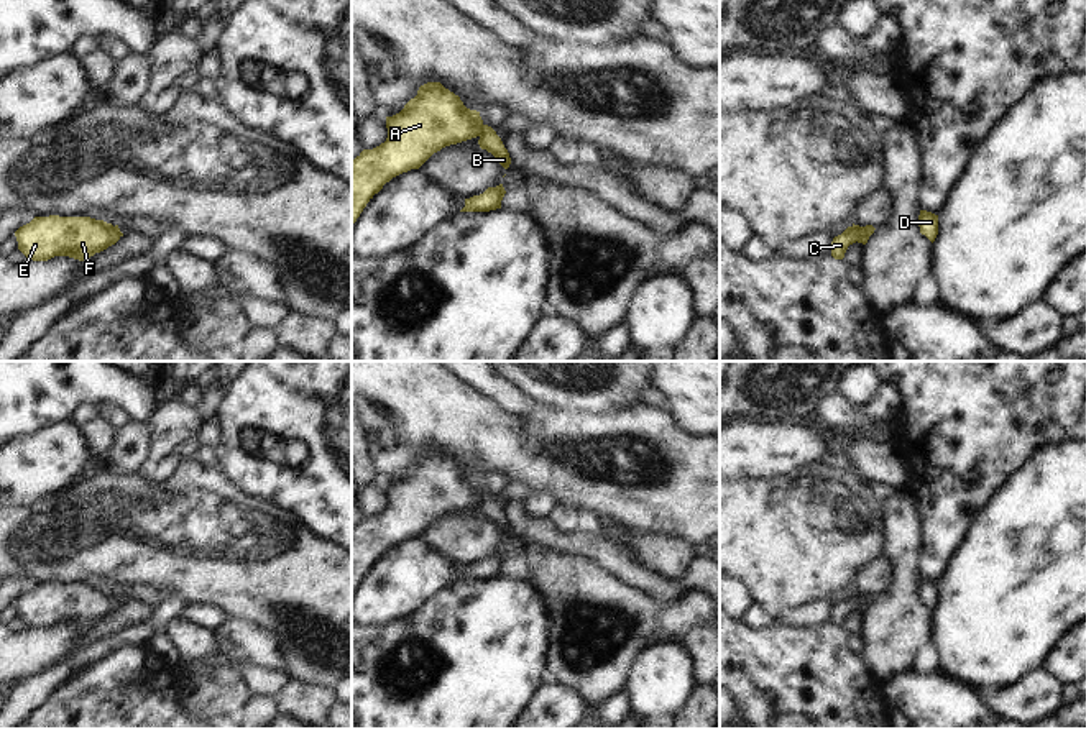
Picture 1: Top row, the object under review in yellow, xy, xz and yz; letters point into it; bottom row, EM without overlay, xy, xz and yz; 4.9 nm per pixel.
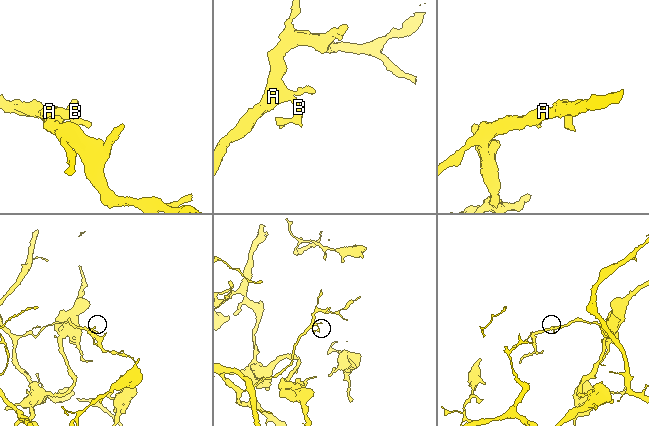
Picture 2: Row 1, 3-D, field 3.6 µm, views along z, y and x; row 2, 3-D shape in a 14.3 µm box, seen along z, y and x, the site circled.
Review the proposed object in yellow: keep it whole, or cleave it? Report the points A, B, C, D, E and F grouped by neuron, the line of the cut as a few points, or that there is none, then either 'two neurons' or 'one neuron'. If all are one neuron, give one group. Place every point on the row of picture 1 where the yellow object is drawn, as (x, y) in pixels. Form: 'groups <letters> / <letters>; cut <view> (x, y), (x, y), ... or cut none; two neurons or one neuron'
groups A C E F / B D; cut yz (851, 227), (858, 240); two neurons

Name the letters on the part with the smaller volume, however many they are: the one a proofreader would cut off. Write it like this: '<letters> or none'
B, D

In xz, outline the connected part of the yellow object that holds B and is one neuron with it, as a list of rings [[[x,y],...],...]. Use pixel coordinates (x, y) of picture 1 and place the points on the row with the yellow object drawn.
[[[488,125],[481,126],[478,144],[481,149],[491,153],[504,169],[509,167],[511,164],[509,153],[504,148],[501,138],[496,135],[496,131],[491,126]]]

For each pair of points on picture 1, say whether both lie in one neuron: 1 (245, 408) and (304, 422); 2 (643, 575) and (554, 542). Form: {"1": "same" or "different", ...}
{"1": "same", "2": "same"}

